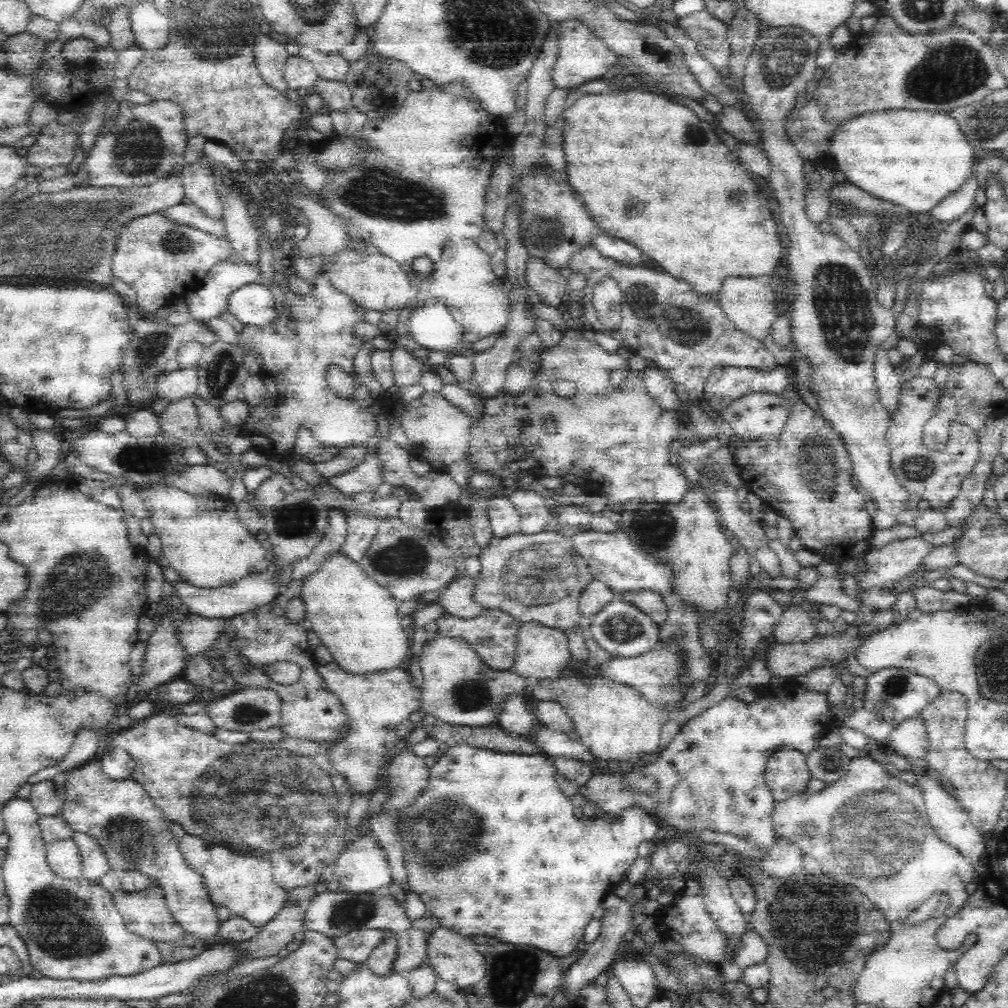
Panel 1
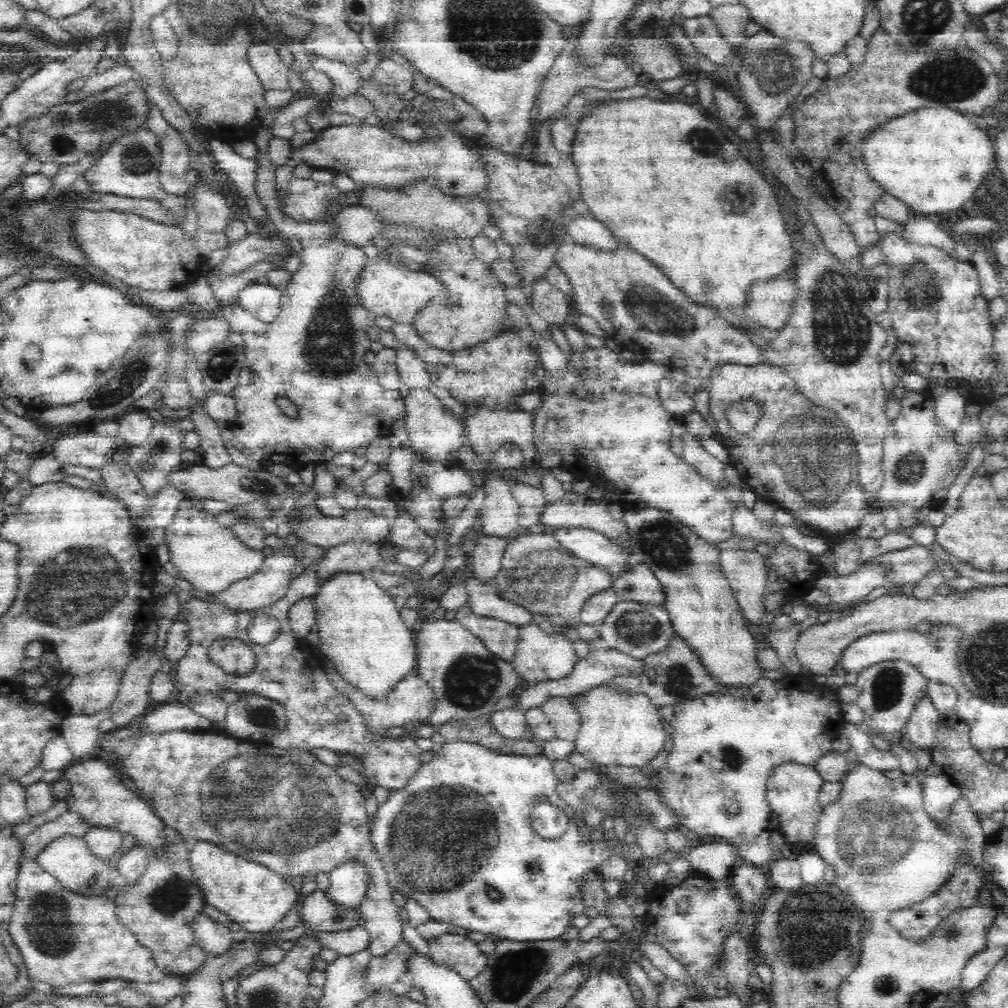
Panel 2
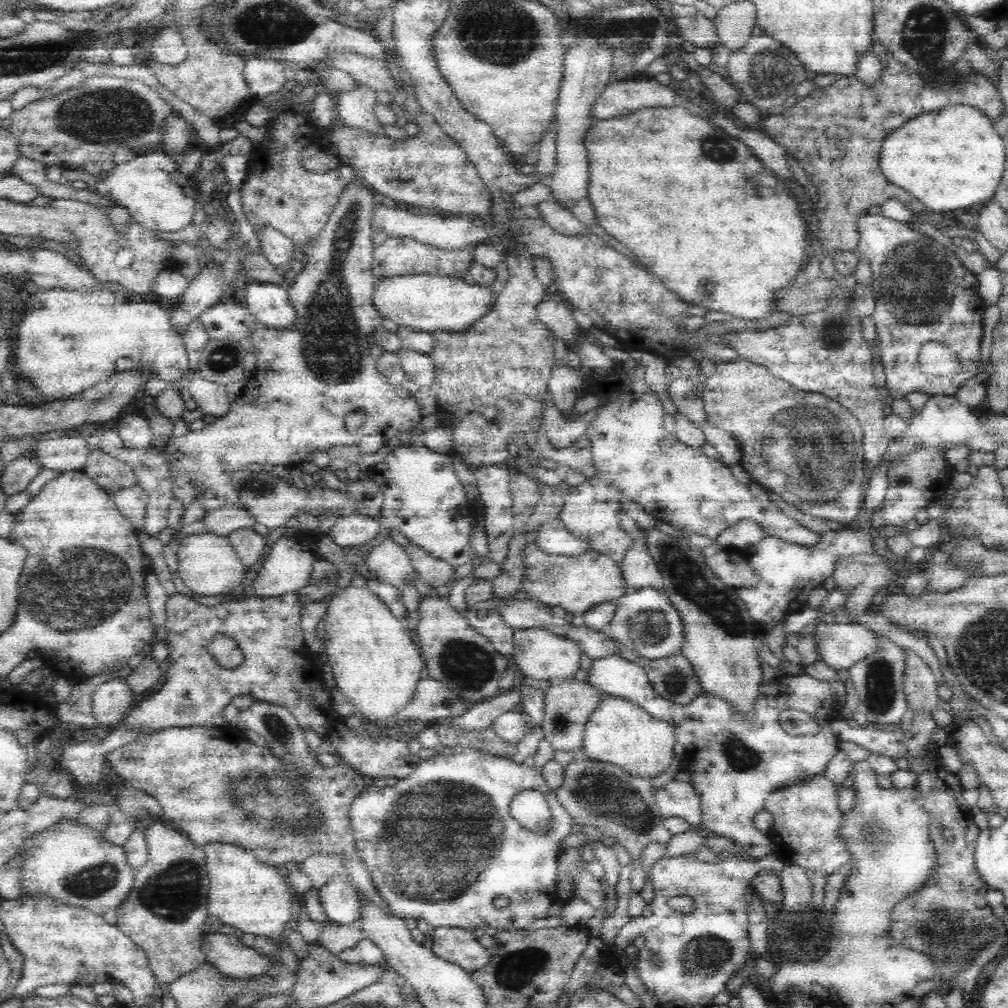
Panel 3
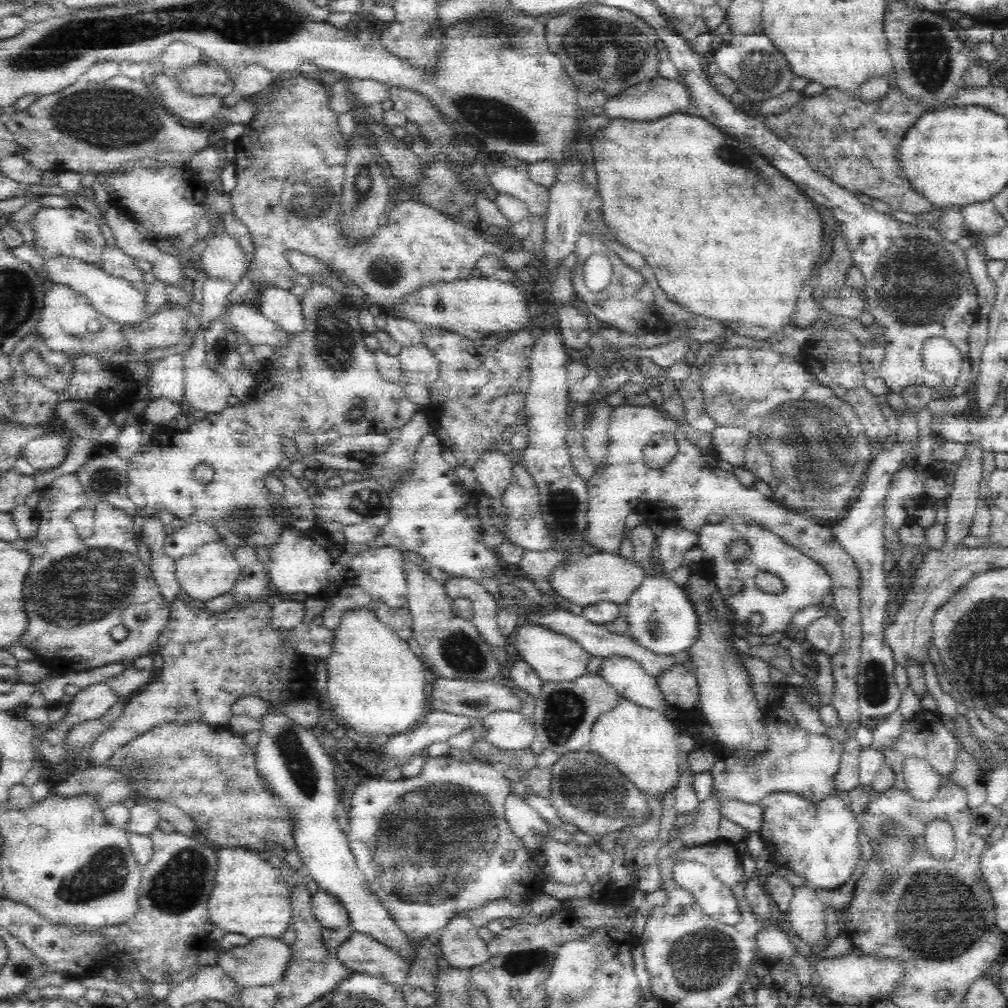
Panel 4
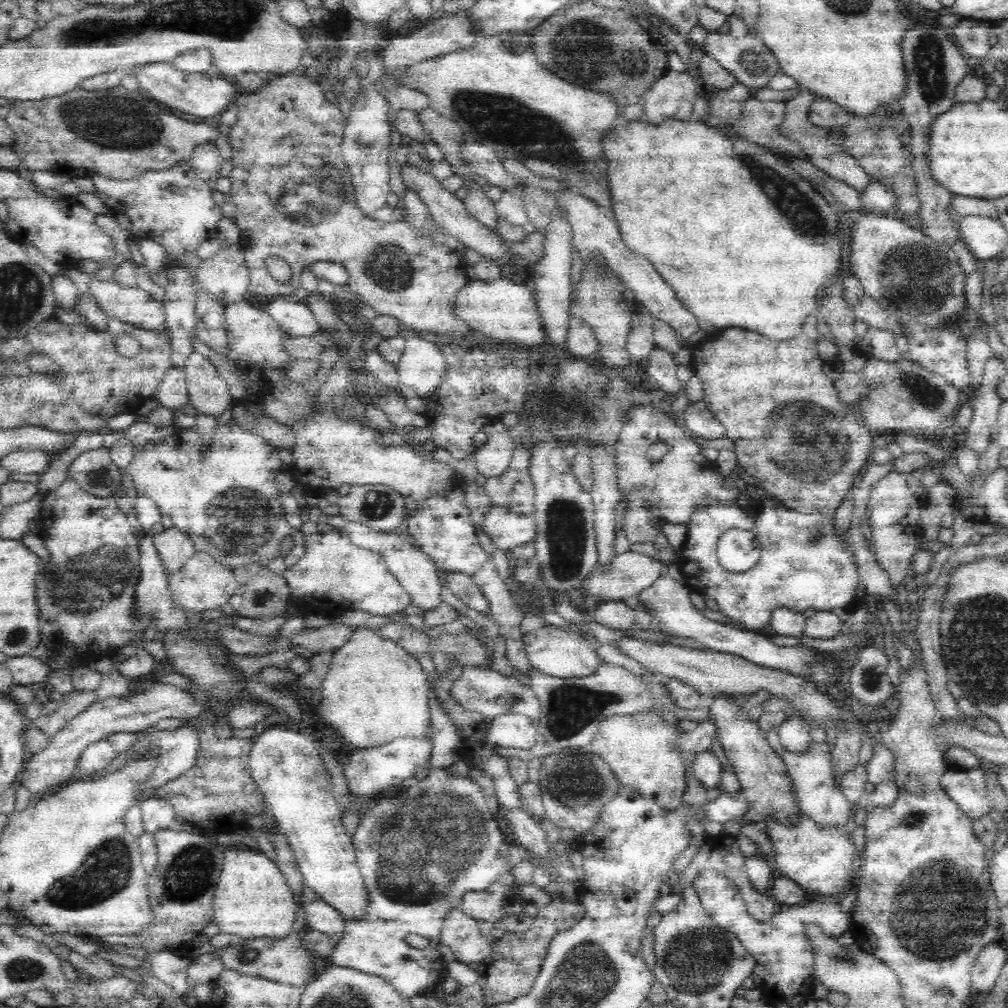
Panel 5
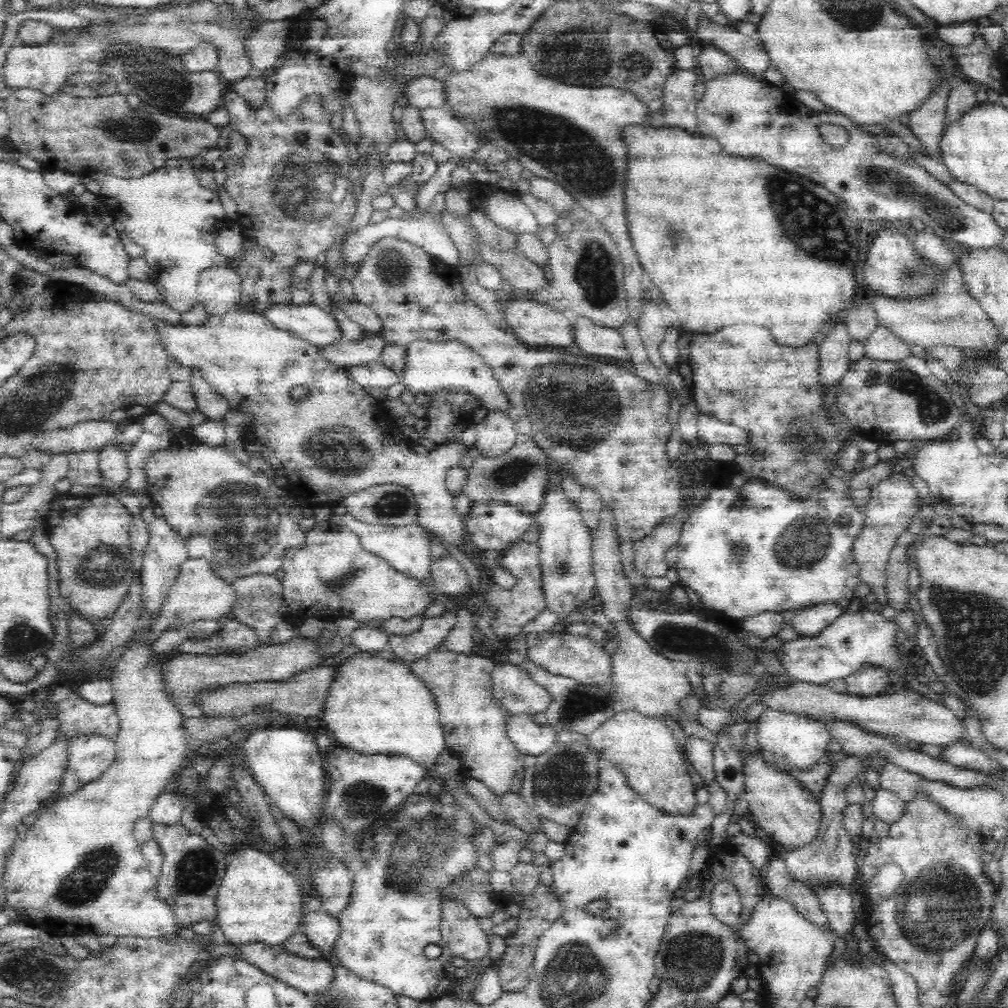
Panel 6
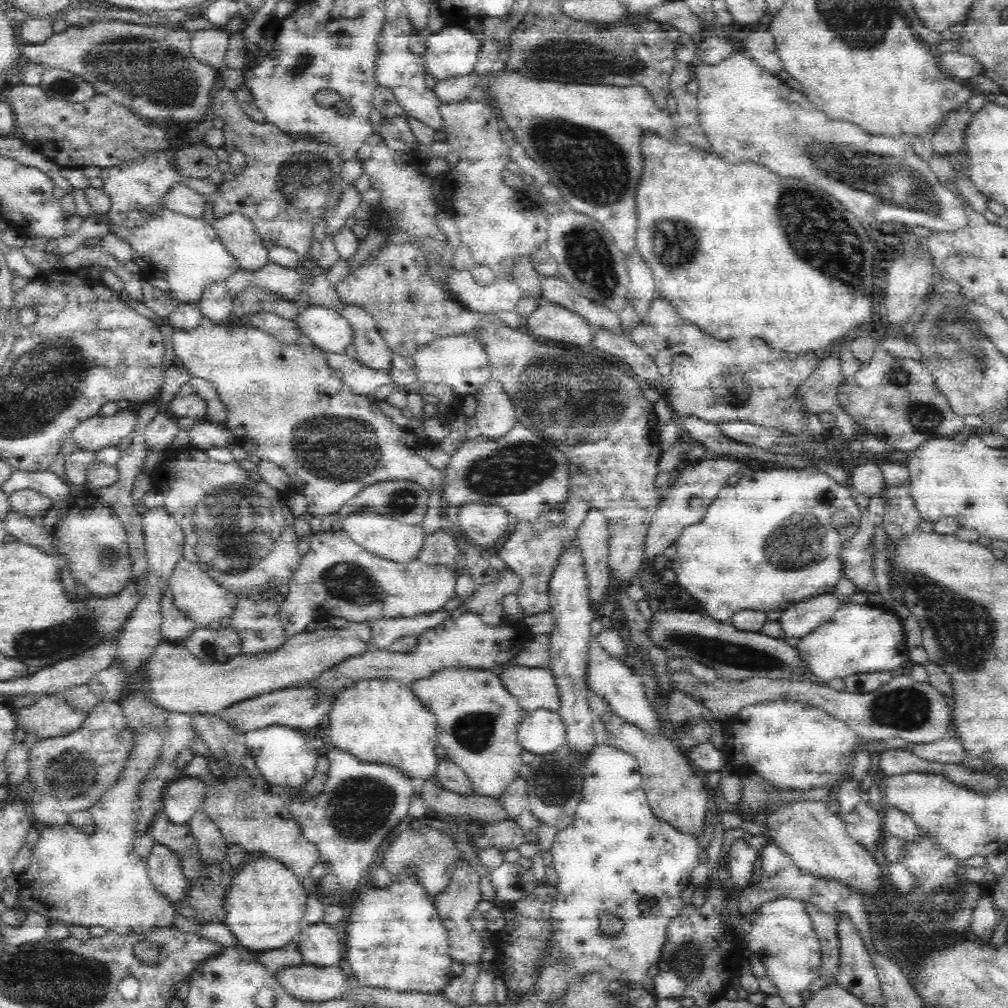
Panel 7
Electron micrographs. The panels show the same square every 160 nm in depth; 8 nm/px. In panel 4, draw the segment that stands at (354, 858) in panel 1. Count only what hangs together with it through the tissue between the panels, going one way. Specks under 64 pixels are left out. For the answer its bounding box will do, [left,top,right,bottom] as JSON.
[310,891,349,931]

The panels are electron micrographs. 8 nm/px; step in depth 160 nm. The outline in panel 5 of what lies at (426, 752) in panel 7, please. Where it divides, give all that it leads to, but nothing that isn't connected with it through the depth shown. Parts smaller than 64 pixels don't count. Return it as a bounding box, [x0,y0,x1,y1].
[313,627,432,749]

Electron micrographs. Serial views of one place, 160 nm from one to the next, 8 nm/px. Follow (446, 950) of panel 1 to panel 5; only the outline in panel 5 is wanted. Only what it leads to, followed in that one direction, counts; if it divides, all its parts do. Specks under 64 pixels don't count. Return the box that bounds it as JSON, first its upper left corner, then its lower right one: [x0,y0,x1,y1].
[437,906,494,965]

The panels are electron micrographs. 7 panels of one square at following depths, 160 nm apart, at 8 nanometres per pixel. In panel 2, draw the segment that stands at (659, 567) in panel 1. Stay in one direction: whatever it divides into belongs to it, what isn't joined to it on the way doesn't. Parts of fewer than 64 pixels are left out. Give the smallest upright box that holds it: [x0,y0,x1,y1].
[553,528,629,576]

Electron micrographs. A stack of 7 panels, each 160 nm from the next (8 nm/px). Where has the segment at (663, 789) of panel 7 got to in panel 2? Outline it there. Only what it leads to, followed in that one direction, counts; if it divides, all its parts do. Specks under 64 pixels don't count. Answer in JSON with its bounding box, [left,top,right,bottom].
[575,685,668,769]

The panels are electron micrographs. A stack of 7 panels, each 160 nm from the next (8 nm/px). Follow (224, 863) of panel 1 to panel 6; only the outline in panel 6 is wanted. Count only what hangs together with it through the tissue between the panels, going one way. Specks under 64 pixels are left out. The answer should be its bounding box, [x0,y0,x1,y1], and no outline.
[215,848,307,948]

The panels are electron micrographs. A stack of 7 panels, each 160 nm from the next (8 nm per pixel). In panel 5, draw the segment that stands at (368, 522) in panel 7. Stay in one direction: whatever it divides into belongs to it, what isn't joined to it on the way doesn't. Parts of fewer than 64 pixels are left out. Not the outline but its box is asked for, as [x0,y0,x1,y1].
[344,521,442,612]

